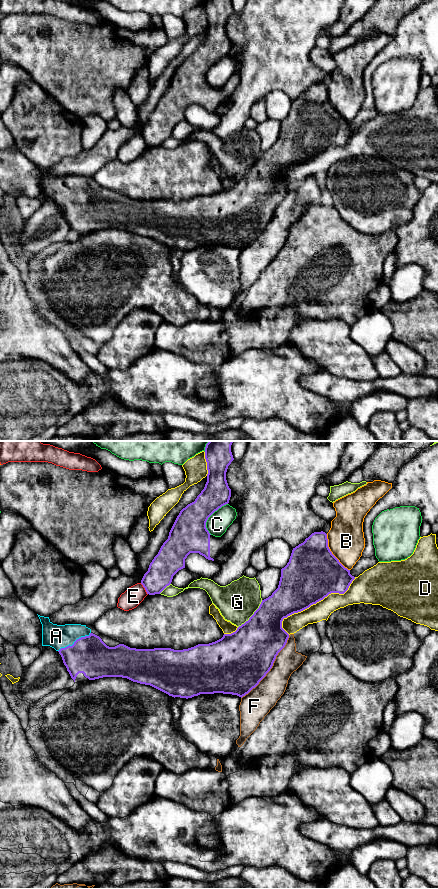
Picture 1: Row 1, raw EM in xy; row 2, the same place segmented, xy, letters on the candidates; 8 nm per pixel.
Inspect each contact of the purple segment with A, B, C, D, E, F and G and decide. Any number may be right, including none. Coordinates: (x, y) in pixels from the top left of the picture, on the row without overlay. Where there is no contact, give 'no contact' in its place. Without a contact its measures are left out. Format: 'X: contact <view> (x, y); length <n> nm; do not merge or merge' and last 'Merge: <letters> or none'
A: contact xy (74, 194); length 300 nm; merge
B: contact xy (331, 105); length 340 nm; do not merge
C: contact xy (209, 68); length 300 nm; do not merge
D: contact xy (317, 153); length 700 nm; do not merge
E: contact xy (145, 141); length 110 nm; do not merge
F: contact xy (271, 219); length 650 nm; do not merge
G: contact xy (252, 167); length 300 nm; do not merge
Merge: A

